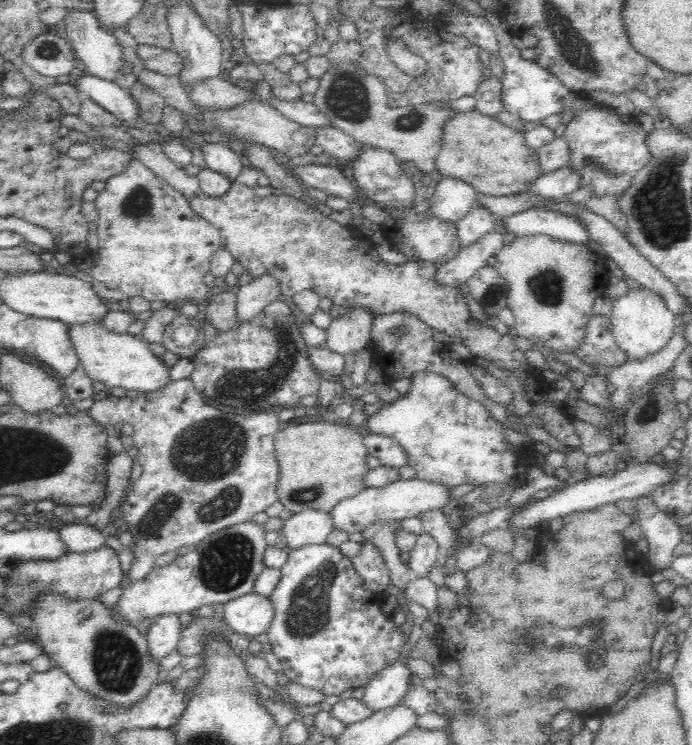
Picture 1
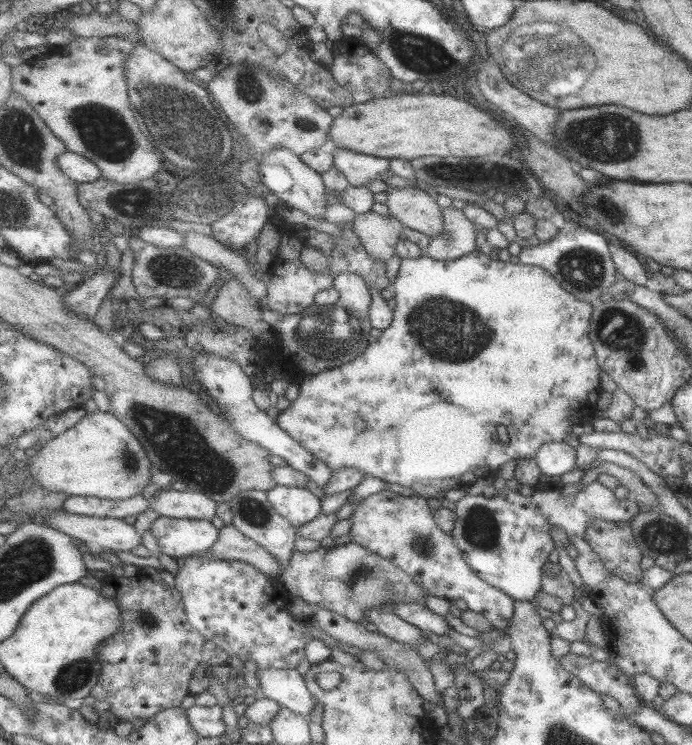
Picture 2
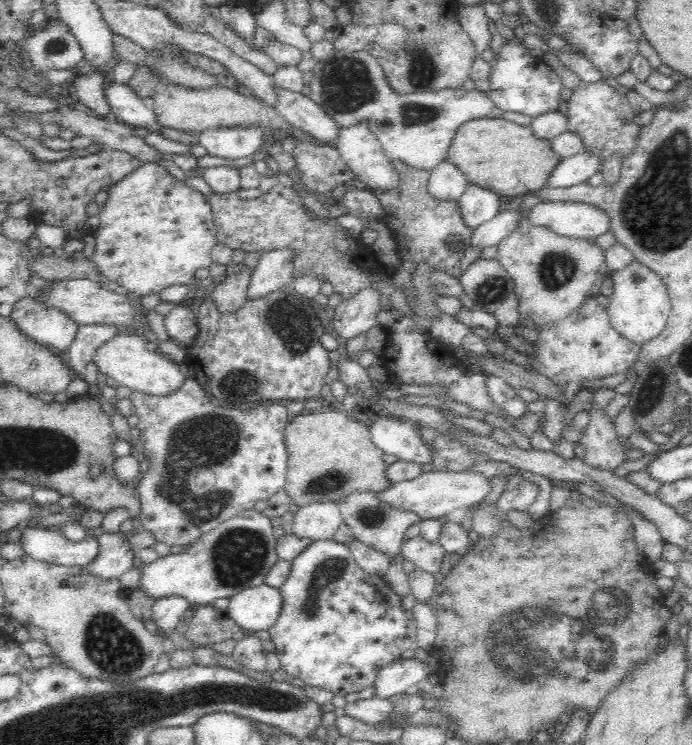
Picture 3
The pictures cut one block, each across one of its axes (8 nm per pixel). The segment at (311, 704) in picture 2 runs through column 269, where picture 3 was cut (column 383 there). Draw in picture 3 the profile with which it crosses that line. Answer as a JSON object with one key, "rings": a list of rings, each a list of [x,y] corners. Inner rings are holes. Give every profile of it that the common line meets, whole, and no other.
{"rings":[[[398,658],[384,667],[375,682],[375,696],[396,699],[409,689],[415,689],[420,681],[427,679],[429,666],[418,658]]]}

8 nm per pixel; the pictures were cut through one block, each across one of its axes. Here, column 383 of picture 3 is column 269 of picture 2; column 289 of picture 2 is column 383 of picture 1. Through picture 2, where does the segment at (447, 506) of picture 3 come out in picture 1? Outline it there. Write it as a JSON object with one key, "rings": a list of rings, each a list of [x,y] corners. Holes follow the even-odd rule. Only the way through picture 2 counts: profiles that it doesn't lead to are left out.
{"rings":[[[418,479],[396,480],[380,488],[366,487],[356,496],[341,500],[331,510],[335,529],[342,529],[348,533],[358,533],[368,524],[376,520],[404,520],[419,517],[430,511],[441,511],[448,502],[454,486],[436,481]]]}

